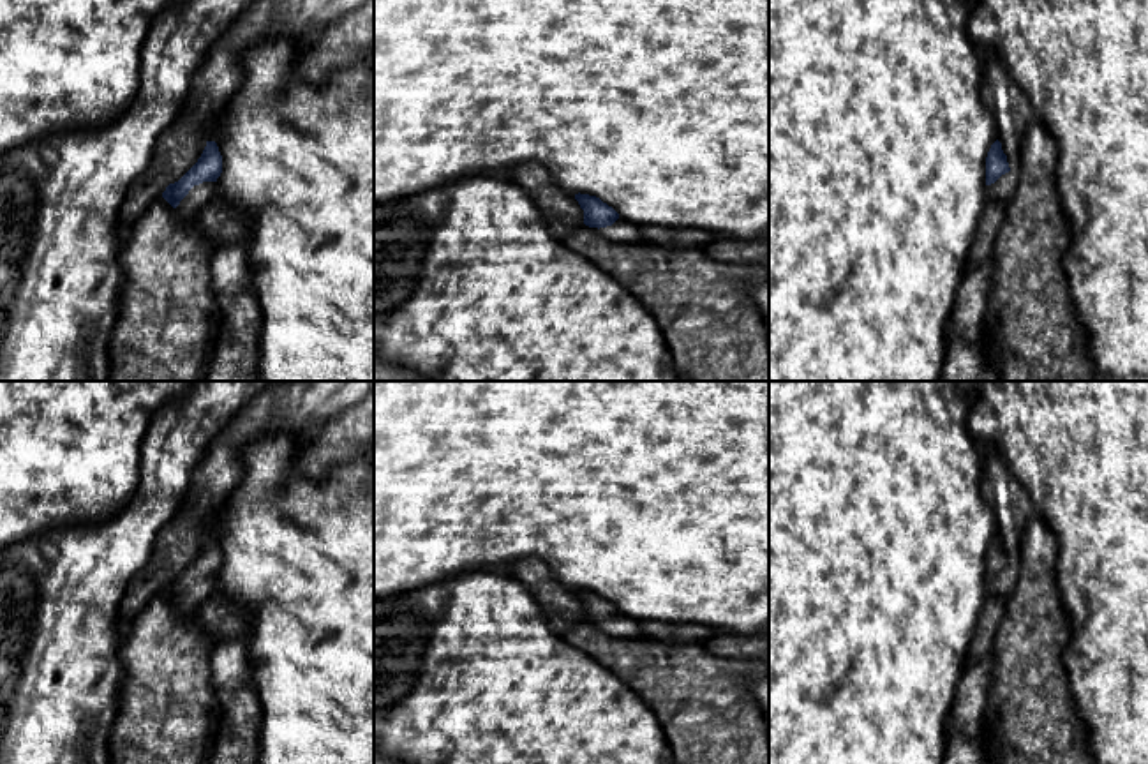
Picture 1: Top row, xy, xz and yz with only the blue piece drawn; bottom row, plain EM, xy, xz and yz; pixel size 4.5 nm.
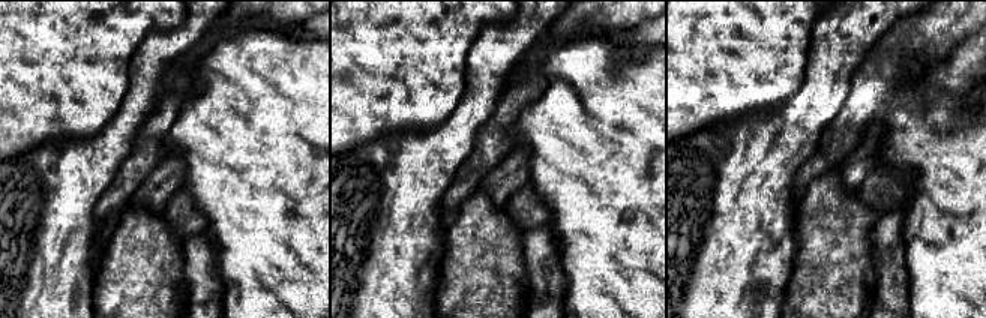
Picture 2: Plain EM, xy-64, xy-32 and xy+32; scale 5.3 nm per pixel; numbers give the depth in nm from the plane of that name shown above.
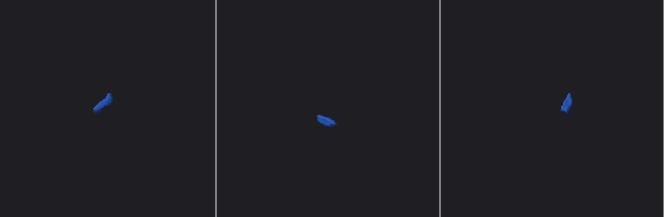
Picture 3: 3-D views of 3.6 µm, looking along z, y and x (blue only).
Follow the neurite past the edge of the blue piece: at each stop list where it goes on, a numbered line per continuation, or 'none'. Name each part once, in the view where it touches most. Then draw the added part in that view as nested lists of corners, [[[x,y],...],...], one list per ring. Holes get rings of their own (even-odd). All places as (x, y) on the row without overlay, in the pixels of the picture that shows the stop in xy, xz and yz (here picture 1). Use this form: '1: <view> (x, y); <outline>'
1: xy (198, 591); [[[203,577],[199,580],[194,580],[175,603],[176,610],[183,616],[192,616],[199,609],[199,605],[213,593],[215,586],[215,577]]]

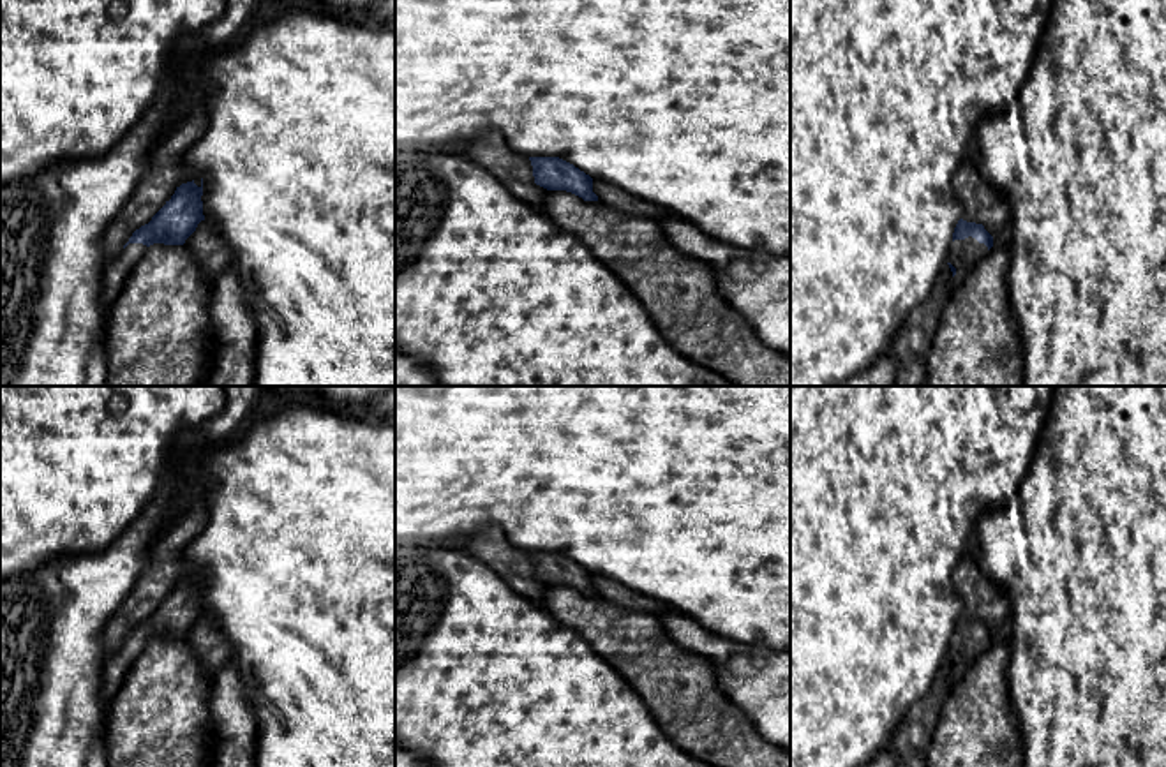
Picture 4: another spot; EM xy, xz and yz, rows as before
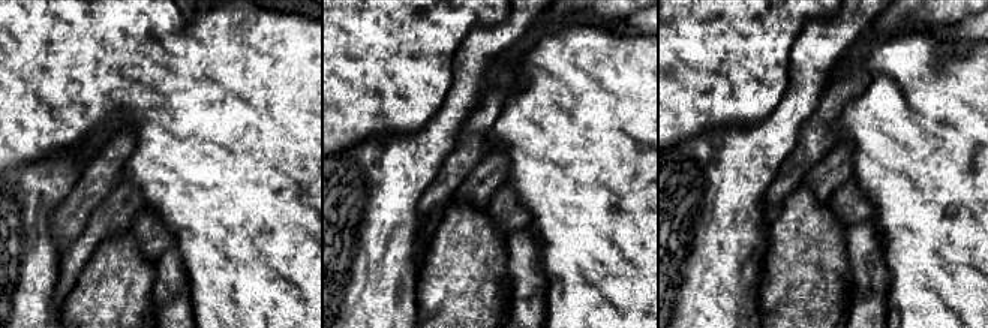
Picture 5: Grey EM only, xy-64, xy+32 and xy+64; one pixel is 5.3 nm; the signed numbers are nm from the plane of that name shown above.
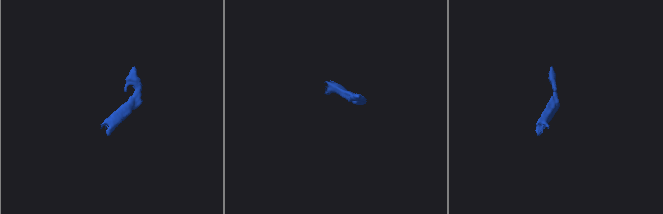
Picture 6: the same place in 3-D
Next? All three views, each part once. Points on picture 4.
1: yz (964, 649); [[[972,631],[965,635],[954,635],[951,638],[947,658],[956,663],[956,670],[953,672],[954,682],[961,681],[961,677],[970,670],[977,656],[986,649],[988,642],[984,638],[979,638]]]

